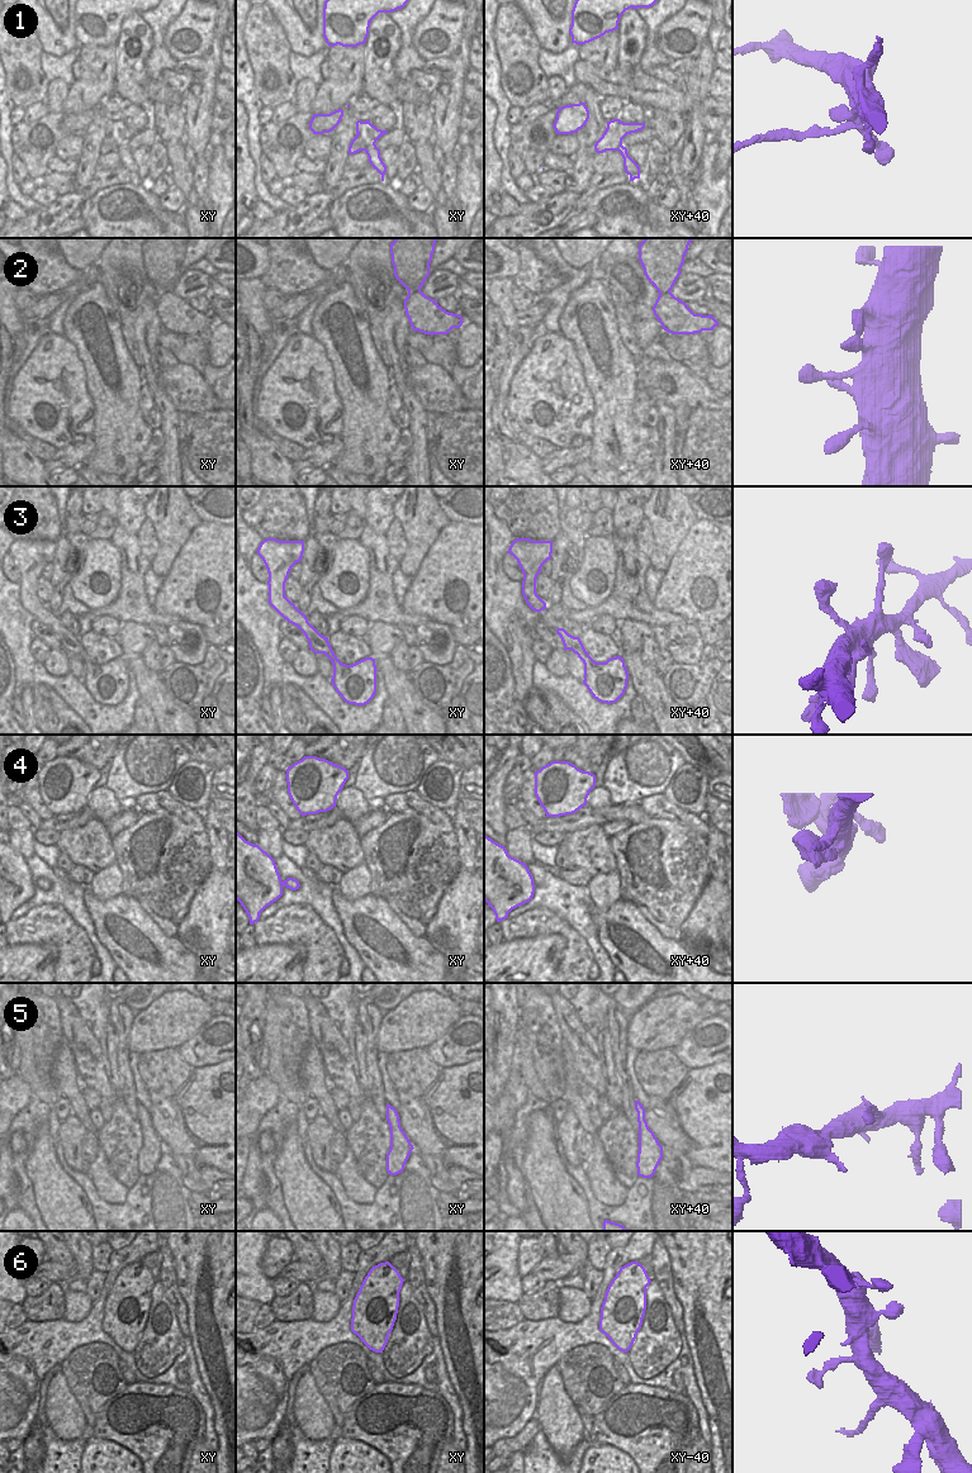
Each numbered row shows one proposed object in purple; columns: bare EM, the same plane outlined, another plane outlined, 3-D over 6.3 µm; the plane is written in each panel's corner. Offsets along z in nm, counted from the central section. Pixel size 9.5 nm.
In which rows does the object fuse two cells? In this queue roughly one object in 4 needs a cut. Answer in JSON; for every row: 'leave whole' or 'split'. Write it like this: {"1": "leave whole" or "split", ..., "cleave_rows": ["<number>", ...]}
{"1": "split", "2": "leave whole", "3": "leave whole", "4": "leave whole", "5": "leave whole", "6": "leave whole", "cleave_rows": ["1"]}

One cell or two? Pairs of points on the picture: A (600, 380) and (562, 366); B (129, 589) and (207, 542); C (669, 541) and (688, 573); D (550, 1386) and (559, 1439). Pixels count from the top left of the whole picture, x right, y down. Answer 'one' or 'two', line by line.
A: two
B: two
C: two
D: one

